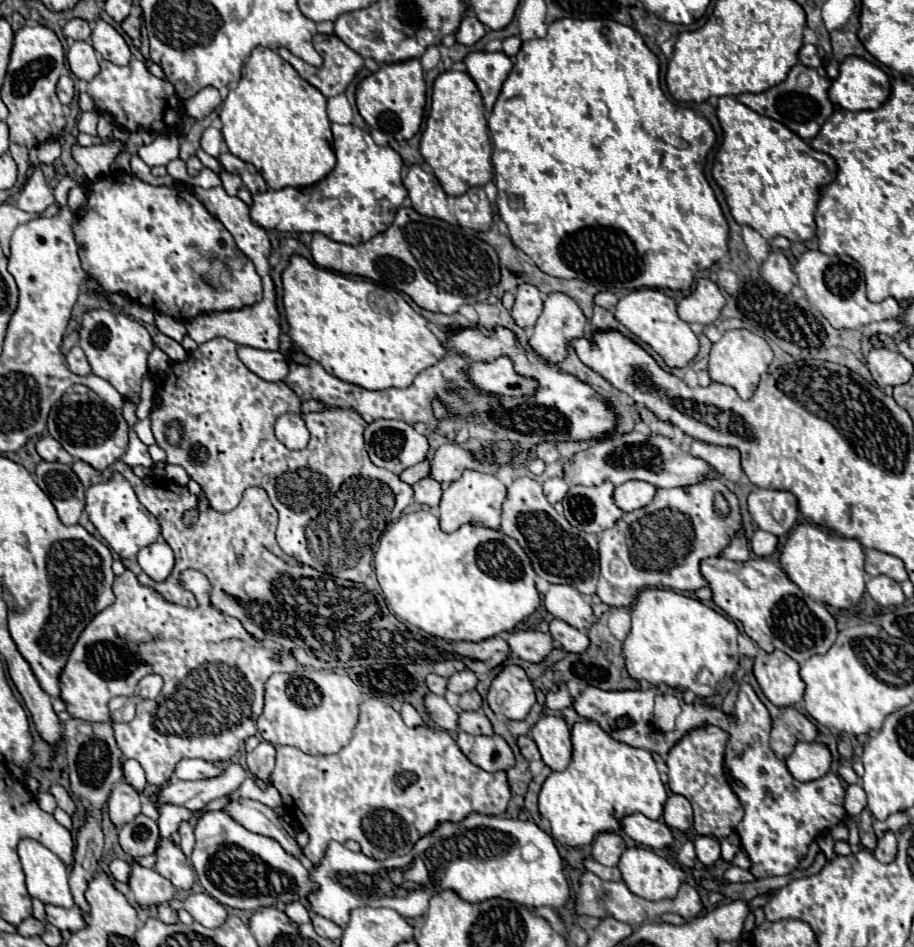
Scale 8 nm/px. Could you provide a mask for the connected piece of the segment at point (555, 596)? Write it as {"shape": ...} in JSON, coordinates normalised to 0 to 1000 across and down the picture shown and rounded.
{"shape":[[[603,618],[596,626],[596,643],[607,652],[633,666],[642,666],[651,658],[647,639],[625,618]]]}

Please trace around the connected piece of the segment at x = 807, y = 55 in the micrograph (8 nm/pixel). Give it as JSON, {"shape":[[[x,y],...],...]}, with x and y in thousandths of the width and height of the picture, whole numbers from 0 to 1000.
{"shape":[[[879,48],[874,54],[874,62],[883,71],[896,71],[898,69],[898,60],[896,60],[892,48]]]}

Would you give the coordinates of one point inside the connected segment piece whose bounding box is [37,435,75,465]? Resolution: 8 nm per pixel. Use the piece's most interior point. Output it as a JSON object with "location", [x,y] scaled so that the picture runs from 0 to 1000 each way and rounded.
{"location":[56,475]}

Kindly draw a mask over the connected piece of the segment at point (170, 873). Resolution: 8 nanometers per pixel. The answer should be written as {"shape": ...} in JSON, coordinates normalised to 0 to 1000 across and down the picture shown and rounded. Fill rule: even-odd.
{"shape":[[[185,886],[174,888],[170,920],[174,924],[178,924],[181,928],[185,928],[191,939],[207,941],[211,937],[211,932],[213,932],[213,924],[211,924],[207,907]]]}

